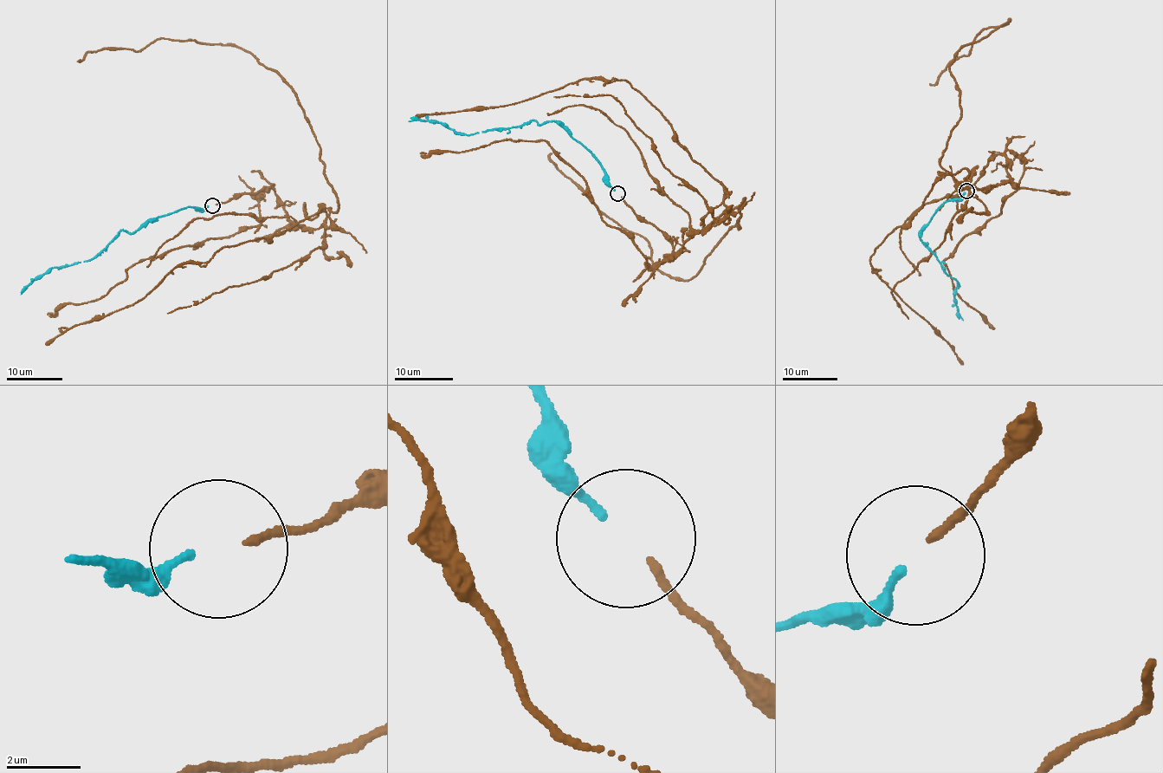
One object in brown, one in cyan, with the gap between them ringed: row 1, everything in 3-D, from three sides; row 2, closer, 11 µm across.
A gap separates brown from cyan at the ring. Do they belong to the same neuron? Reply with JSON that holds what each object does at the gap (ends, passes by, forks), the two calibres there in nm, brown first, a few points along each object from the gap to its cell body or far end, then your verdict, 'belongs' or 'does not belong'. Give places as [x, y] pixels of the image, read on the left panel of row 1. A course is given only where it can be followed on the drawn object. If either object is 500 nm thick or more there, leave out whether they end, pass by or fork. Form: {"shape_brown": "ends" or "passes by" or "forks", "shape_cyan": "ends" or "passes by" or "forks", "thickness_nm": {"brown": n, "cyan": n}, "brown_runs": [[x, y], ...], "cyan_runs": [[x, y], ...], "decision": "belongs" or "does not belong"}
{"shape_brown": "ends", "shape_cyan": "ends", "thickness_nm": {"brown": 200, "cyan": 200}, "brown_runs": [[216, 204], [273, 189], [285, 216], [310, 230], [339, 207], [295, 91], [250, 54], [191, 39], [80, 59]], "cyan_runs": [[209, 205], [186, 206], [154, 217], [133, 232], [119, 231], [90, 260], [52, 267], [35, 276], [20, 295]], "decision": "belongs"}

